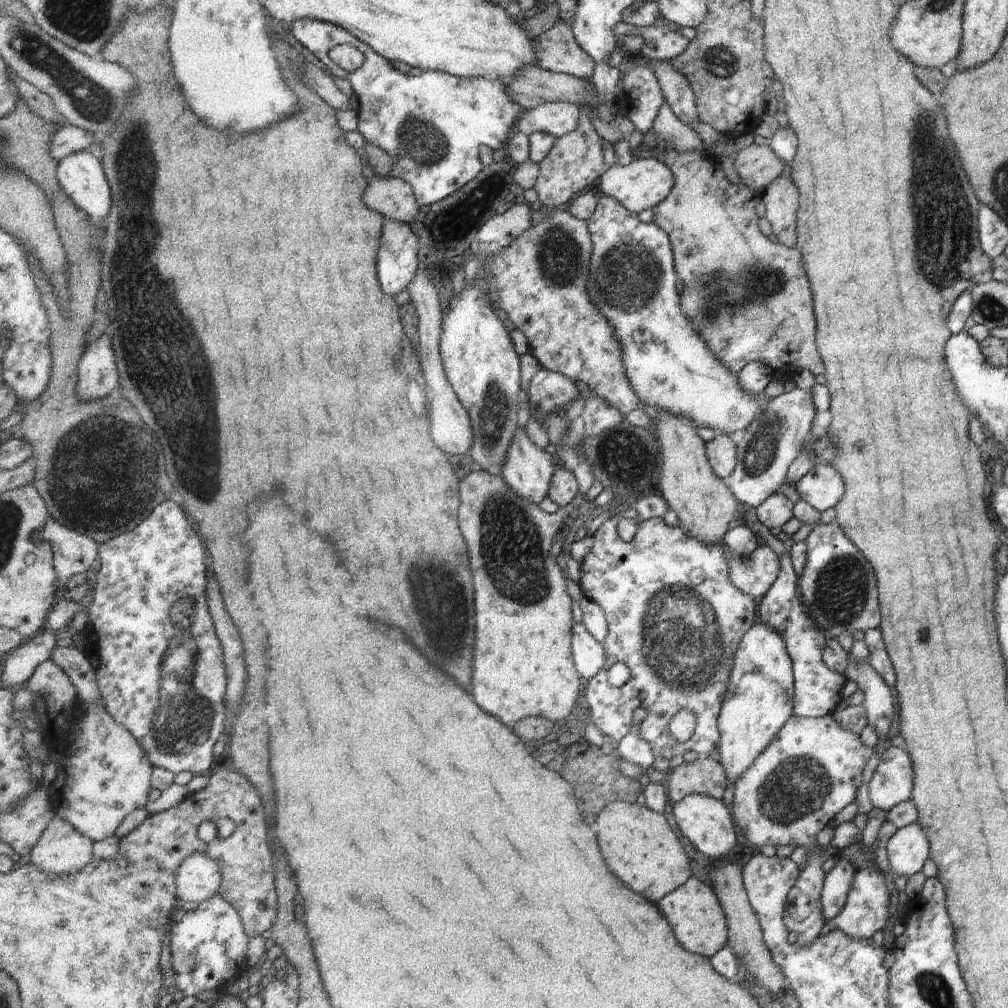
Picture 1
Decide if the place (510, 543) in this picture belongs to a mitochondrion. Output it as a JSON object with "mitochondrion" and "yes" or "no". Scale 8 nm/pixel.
{"mitochondrion":"yes"}

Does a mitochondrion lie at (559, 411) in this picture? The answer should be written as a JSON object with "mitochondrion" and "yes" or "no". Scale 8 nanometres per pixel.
{"mitochondrion":"no"}

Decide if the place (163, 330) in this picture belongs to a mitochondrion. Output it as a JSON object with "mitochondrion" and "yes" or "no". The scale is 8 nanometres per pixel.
{"mitochondrion":"yes"}

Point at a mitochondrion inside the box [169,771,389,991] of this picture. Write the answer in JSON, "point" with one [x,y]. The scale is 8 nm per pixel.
{"point":[192,965]}

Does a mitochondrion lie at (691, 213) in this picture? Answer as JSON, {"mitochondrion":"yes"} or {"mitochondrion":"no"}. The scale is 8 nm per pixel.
{"mitochondrion":"no"}

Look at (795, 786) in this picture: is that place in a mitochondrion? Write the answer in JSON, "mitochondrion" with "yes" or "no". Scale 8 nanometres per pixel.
{"mitochondrion":"yes"}

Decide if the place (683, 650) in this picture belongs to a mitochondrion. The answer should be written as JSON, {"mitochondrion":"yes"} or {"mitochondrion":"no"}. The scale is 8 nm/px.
{"mitochondrion":"yes"}

